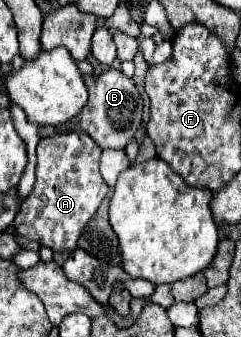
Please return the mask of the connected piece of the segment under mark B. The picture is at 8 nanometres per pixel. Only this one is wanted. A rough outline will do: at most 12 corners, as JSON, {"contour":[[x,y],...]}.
{"contour":[[118,69],[84,77],[88,103],[72,129],[124,149],[142,97]]}

